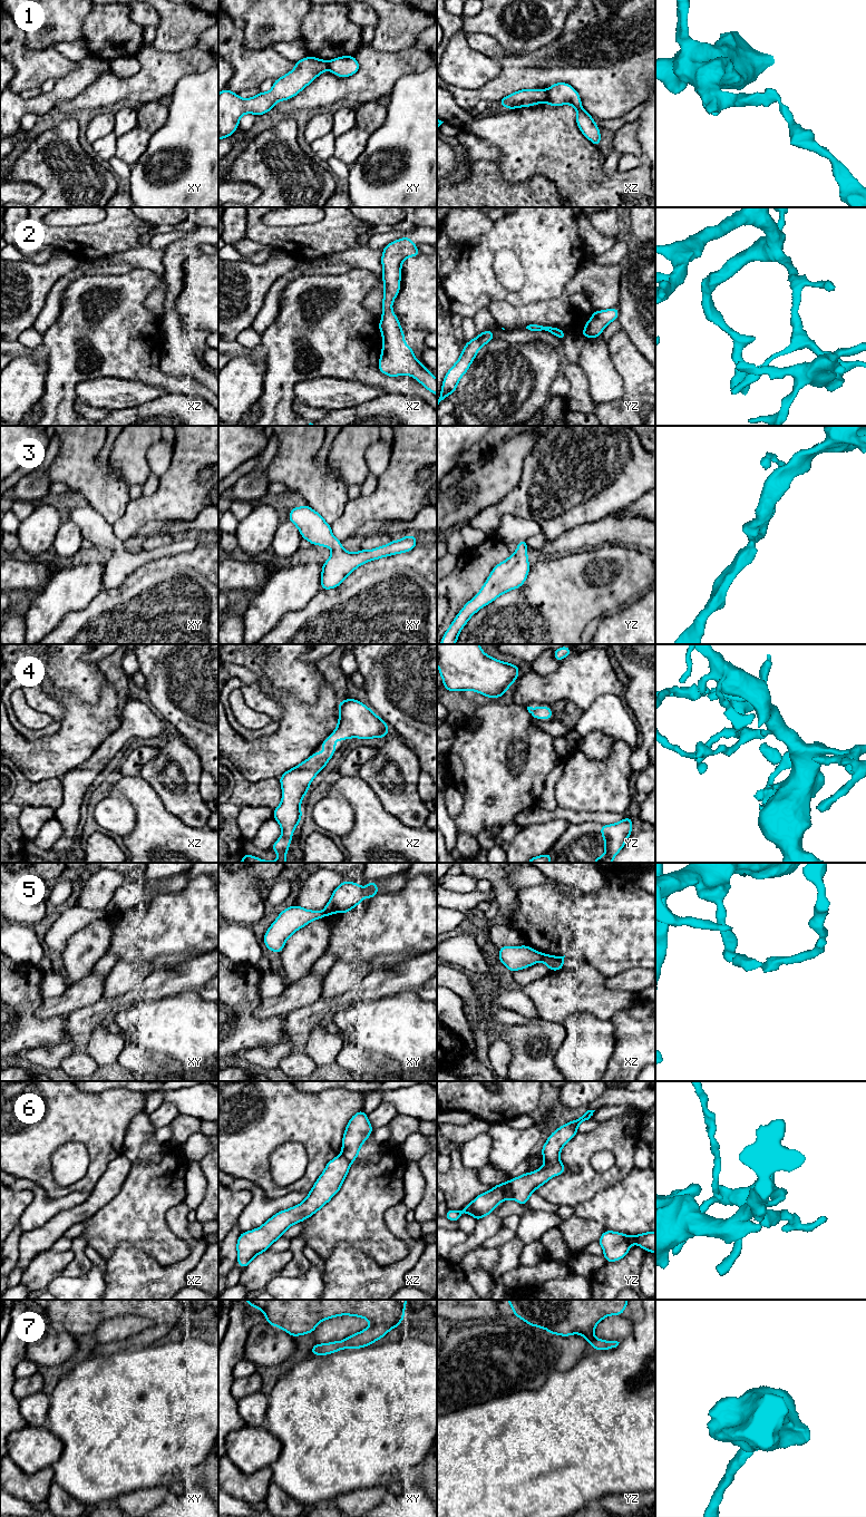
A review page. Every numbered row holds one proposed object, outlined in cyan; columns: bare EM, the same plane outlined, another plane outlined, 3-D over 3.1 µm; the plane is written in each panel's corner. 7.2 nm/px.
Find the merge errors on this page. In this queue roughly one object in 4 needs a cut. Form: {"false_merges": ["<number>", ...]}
{"false_merges": ["1", "5", "6"]}

